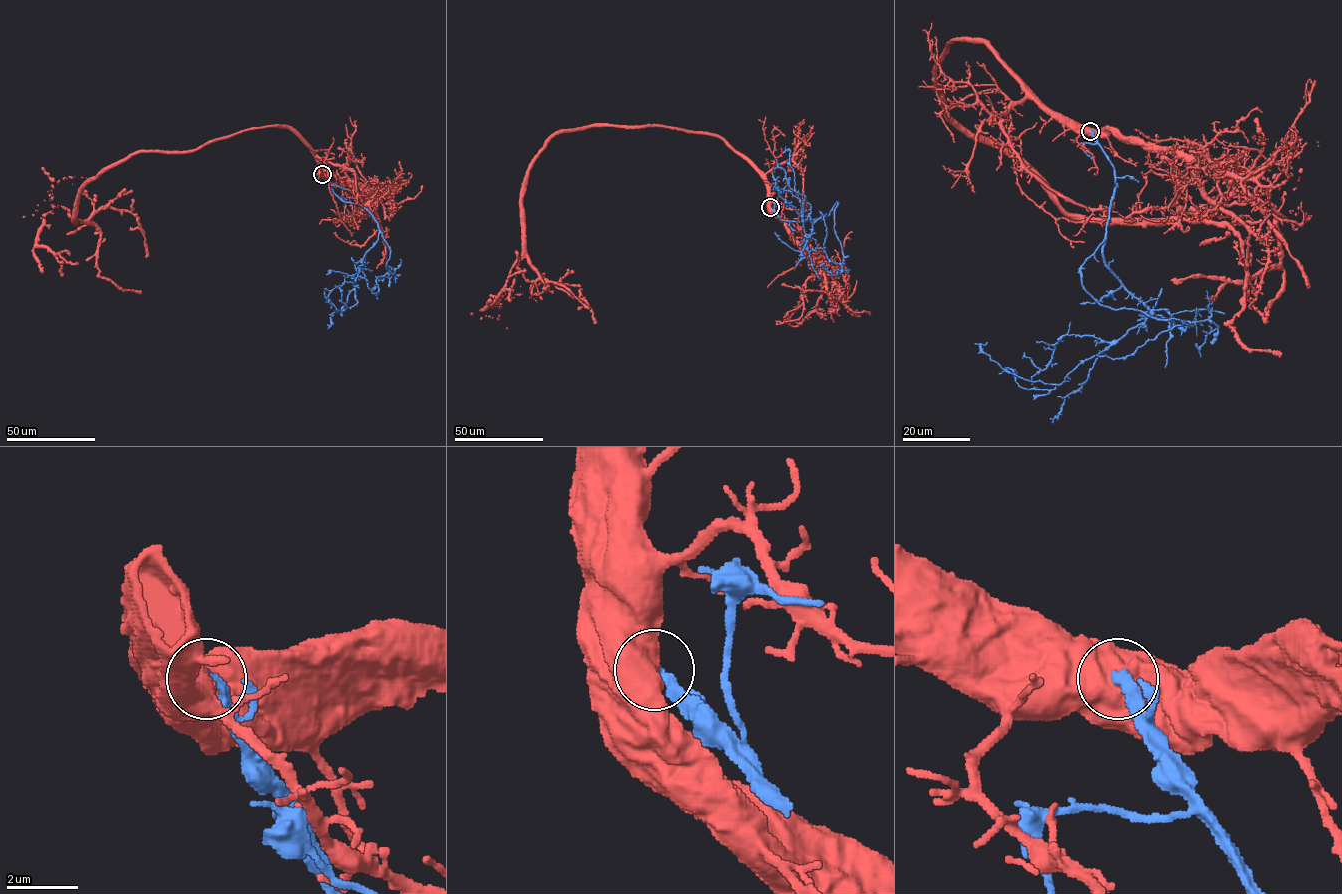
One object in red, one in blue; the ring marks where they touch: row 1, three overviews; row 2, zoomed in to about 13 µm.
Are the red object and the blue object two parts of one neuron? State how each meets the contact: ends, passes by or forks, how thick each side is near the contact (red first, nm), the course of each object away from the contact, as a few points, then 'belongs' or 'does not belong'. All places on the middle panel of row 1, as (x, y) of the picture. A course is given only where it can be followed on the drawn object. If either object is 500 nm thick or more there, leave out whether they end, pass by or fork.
calibres 850 and 320 nm; course red (770, 208), (762, 176), (720, 137), (584, 126), (555, 134), (526, 175), (522, 258), (485, 308), (516, 250); course blue (770, 208), (785, 220), (827, 216), (813, 224), (807, 239), (806, 196), (795, 190), (790, 151), (783, 153); does not belong

